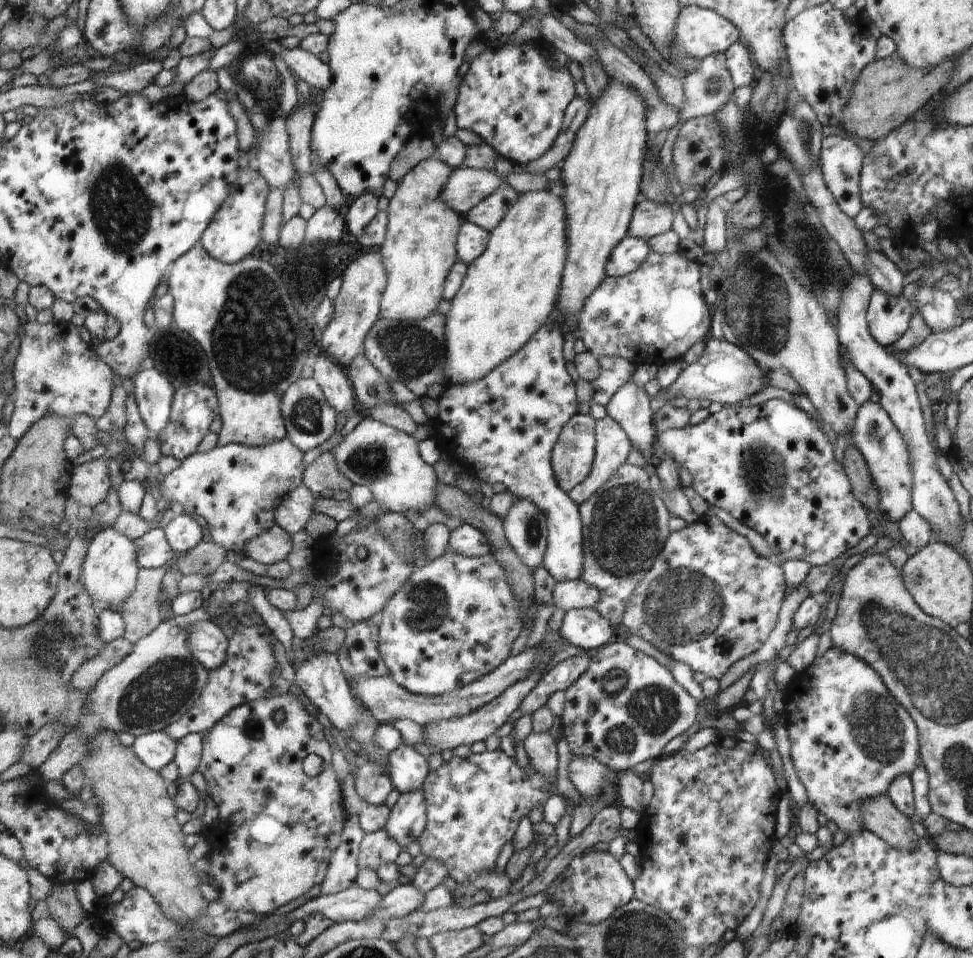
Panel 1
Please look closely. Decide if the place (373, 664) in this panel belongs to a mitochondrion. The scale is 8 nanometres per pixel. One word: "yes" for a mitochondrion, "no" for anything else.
no

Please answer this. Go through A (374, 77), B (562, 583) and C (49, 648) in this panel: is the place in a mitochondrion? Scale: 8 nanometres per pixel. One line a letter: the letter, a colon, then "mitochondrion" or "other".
A: other
B: other
C: mitochondrion

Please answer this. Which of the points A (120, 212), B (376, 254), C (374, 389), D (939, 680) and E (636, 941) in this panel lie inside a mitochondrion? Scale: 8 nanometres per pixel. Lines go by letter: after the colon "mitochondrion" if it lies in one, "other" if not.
A: mitochondrion
B: other
C: mitochondrion
D: mitochondrion
E: mitochondrion

